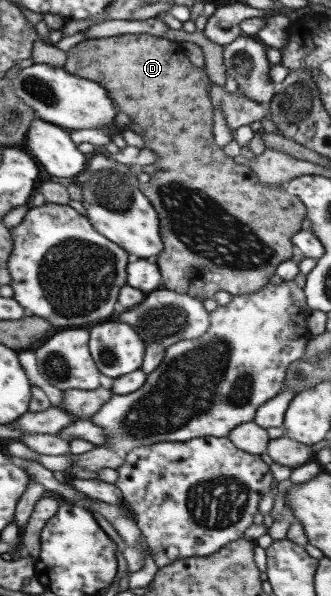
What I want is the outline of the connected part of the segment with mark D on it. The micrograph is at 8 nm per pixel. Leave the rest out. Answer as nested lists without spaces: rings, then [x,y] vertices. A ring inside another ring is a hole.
[[[119,34],[108,38],[84,39],[65,53],[67,57],[62,68],[74,76],[93,80],[94,84],[104,88],[107,91],[109,100],[113,100],[114,108],[117,108],[117,112],[122,112],[122,116],[129,116],[130,120],[134,120],[134,124],[138,124],[138,128],[142,128],[141,139],[144,141],[145,148],[158,153],[157,159],[153,162],[154,172],[156,173],[150,176],[148,182],[138,183],[138,188],[140,188],[141,193],[149,200],[150,204],[154,206],[154,210],[158,214],[160,236],[162,236],[162,252],[156,256],[156,266],[158,266],[158,270],[162,274],[160,287],[176,293],[185,293],[195,300],[204,301],[211,299],[219,290],[223,290],[232,296],[256,293],[256,290],[266,286],[270,276],[275,273],[276,266],[283,260],[288,260],[292,257],[294,246],[291,243],[291,236],[301,230],[300,222],[305,216],[305,206],[298,198],[285,191],[286,185],[262,186],[250,168],[234,163],[233,158],[227,157],[222,153],[222,147],[233,139],[232,132],[225,125],[221,110],[219,110],[219,107],[214,107],[213,100],[208,95],[207,91],[211,81],[207,78],[207,74],[202,67],[196,68],[189,62],[185,57],[185,52],[180,42],[149,34]]]

